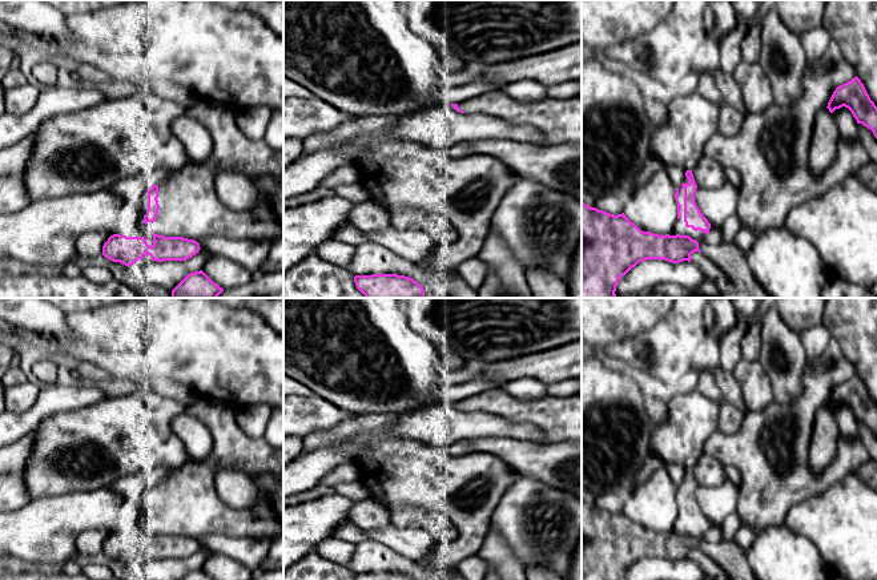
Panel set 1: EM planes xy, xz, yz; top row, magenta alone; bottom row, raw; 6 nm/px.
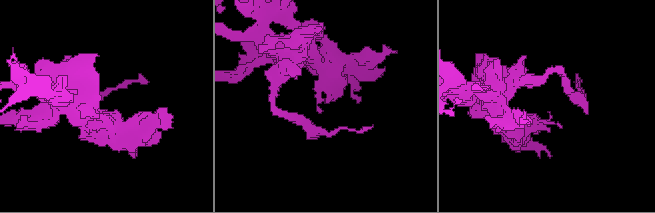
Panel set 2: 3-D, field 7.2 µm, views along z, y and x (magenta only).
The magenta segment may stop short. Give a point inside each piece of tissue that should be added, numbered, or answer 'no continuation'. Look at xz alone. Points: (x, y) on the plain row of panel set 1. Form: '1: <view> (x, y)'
no continuation

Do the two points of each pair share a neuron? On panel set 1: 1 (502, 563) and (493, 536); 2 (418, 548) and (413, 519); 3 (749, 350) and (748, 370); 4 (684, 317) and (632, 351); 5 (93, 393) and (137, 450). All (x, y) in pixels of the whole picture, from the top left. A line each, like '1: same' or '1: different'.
1: same
2: different
3: different
4: same
5: different

